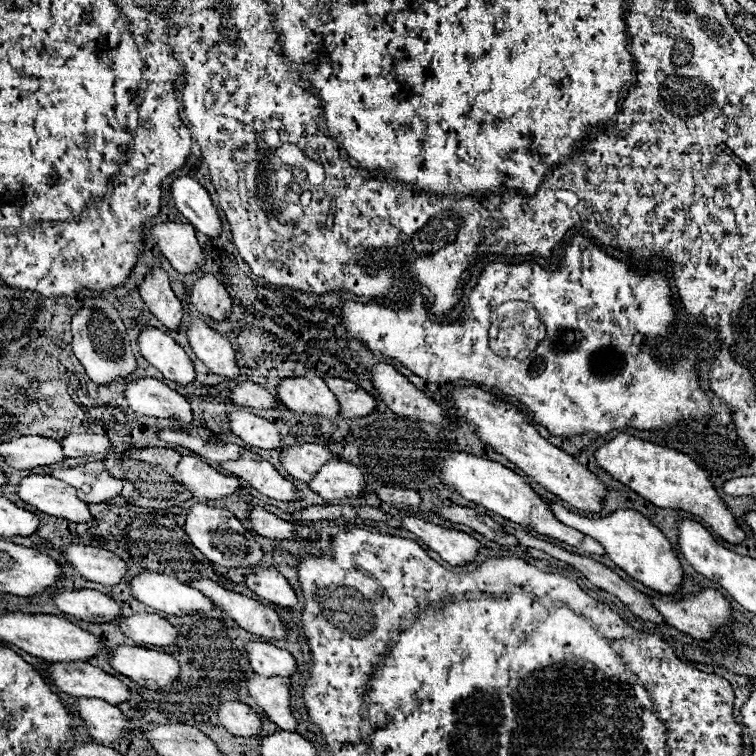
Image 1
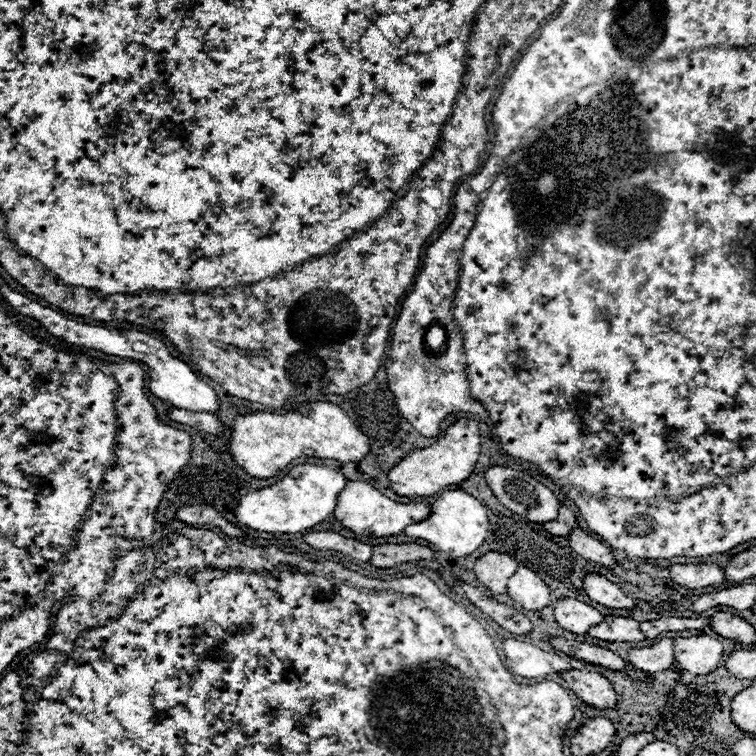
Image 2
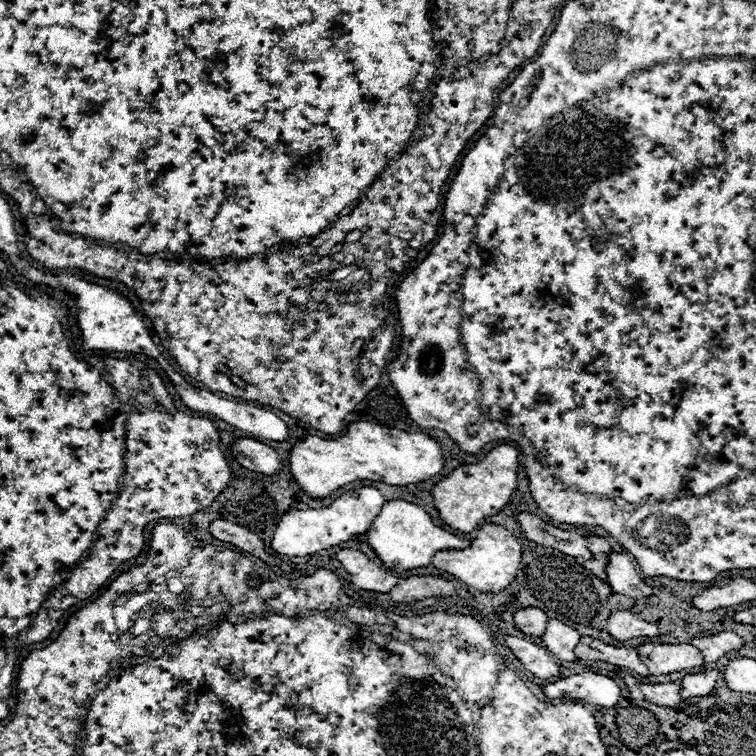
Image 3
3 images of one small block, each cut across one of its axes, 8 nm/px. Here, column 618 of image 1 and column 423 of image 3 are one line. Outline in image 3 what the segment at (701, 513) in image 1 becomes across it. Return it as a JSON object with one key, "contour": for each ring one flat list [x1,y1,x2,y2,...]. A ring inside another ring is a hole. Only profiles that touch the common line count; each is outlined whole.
{"contour":[[352,422,346,434,338,440,322,440,318,436,302,438,290,450,290,472,296,478,298,486,314,500,324,500,334,490,354,480,376,480,376,482,384,482,390,486,408,486,408,484,424,482,440,474,442,468,444,468,444,456,442,456,442,444,438,440,426,434,408,434,404,430,386,428,386,426,378,426,372,422]]}

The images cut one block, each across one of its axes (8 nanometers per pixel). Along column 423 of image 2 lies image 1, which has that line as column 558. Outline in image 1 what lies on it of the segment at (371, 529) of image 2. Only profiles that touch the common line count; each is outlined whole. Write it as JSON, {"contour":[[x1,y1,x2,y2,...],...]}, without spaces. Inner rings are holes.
{"contour":[[548,502,552,514,566,526,594,538,596,542,602,544,602,548,606,550,606,556,618,566,622,568,628,576,632,576,634,580,642,582,644,586,662,592,662,594,676,594,682,582,682,568,680,562,676,558,676,552,672,550,672,544,668,542,668,538,650,524,648,518,644,518,640,512,636,510,616,510,604,518,584,518,580,514,574,514,570,510,566,510,564,506,556,504,556,502]]}

